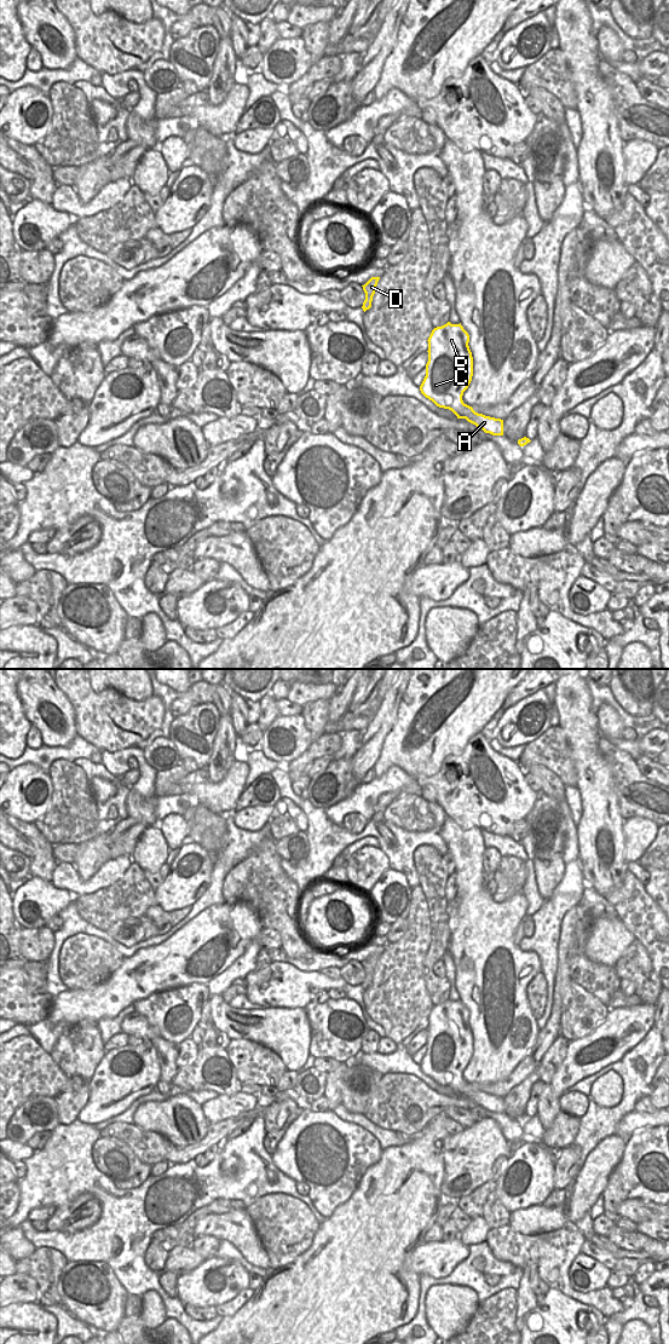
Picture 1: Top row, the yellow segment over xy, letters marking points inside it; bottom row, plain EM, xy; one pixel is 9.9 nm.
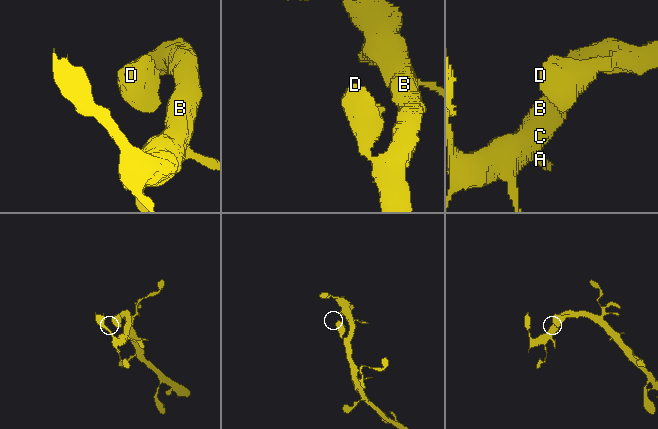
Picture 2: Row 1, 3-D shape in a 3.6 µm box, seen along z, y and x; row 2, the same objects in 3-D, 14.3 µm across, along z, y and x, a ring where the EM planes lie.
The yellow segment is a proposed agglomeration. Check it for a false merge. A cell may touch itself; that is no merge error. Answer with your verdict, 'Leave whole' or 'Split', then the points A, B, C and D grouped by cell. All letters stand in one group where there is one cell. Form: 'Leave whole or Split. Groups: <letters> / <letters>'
Leave whole. Groups: A B C D.

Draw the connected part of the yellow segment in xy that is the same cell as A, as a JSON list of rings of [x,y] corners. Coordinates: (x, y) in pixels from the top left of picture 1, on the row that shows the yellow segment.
[[[448,322],[442,327],[434,328],[427,341],[428,362],[426,364],[426,376],[420,386],[421,393],[437,406],[451,410],[457,419],[466,419],[485,433],[503,435],[503,420],[478,414],[462,400],[463,392],[472,381],[473,357],[468,346],[469,335],[461,323],[451,324]]]

